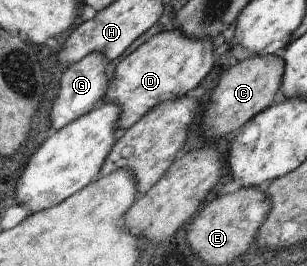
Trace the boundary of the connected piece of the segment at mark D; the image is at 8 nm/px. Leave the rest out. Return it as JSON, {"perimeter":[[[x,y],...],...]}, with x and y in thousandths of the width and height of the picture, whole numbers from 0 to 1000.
{"perimeter":[[[573,105],[508,124],[384,233],[365,297],[345,305],[336,368],[388,406],[375,481],[397,496],[511,391],[603,361],[678,278],[694,229],[687,147],[609,147]]]}

